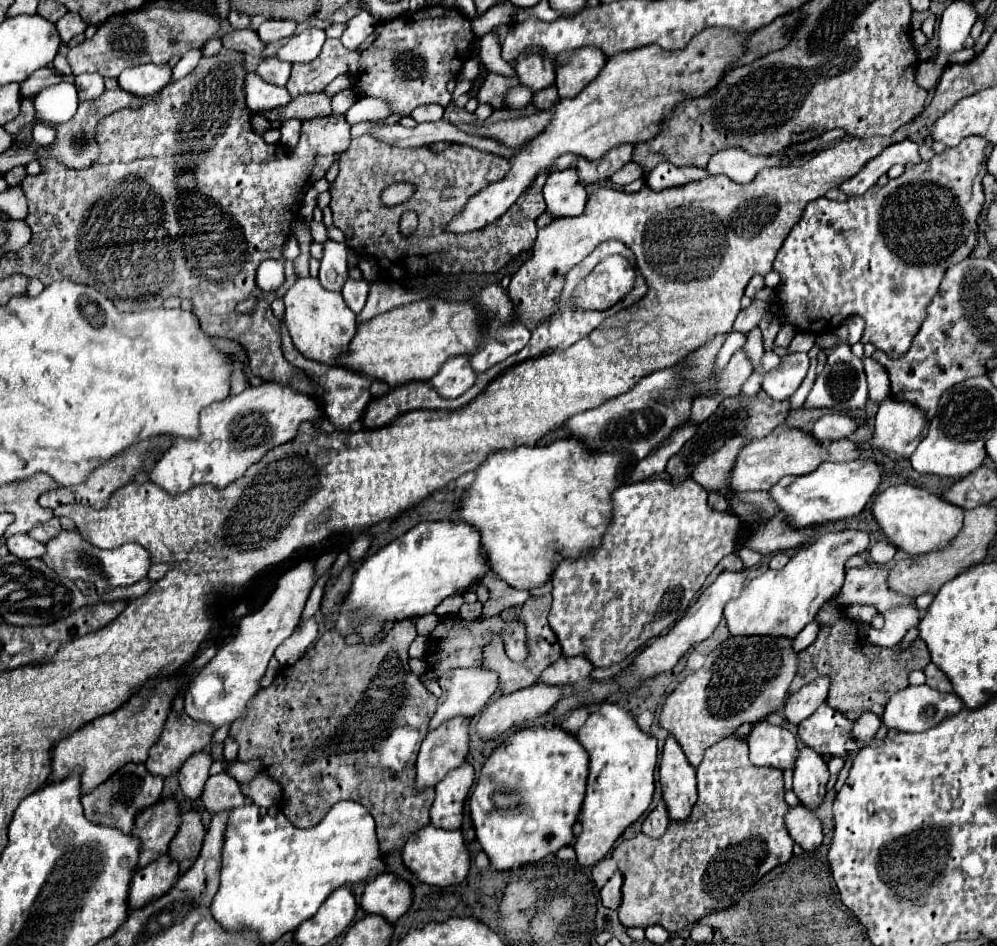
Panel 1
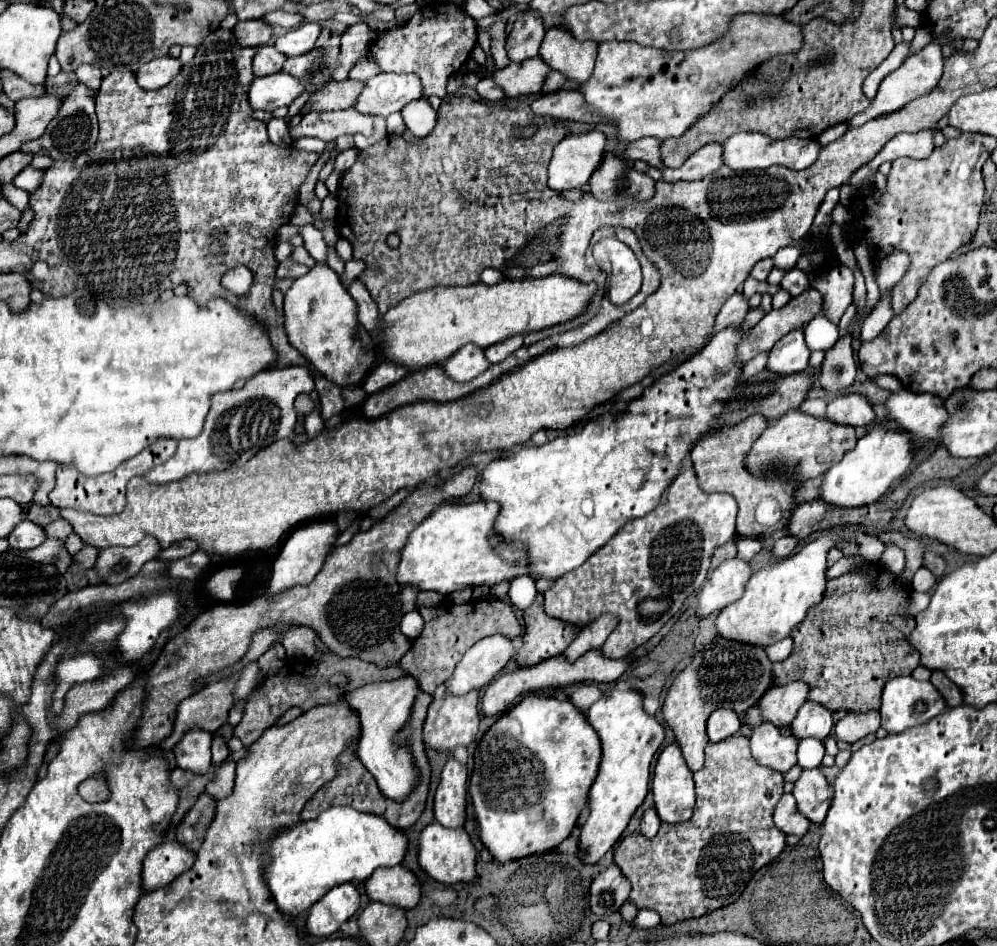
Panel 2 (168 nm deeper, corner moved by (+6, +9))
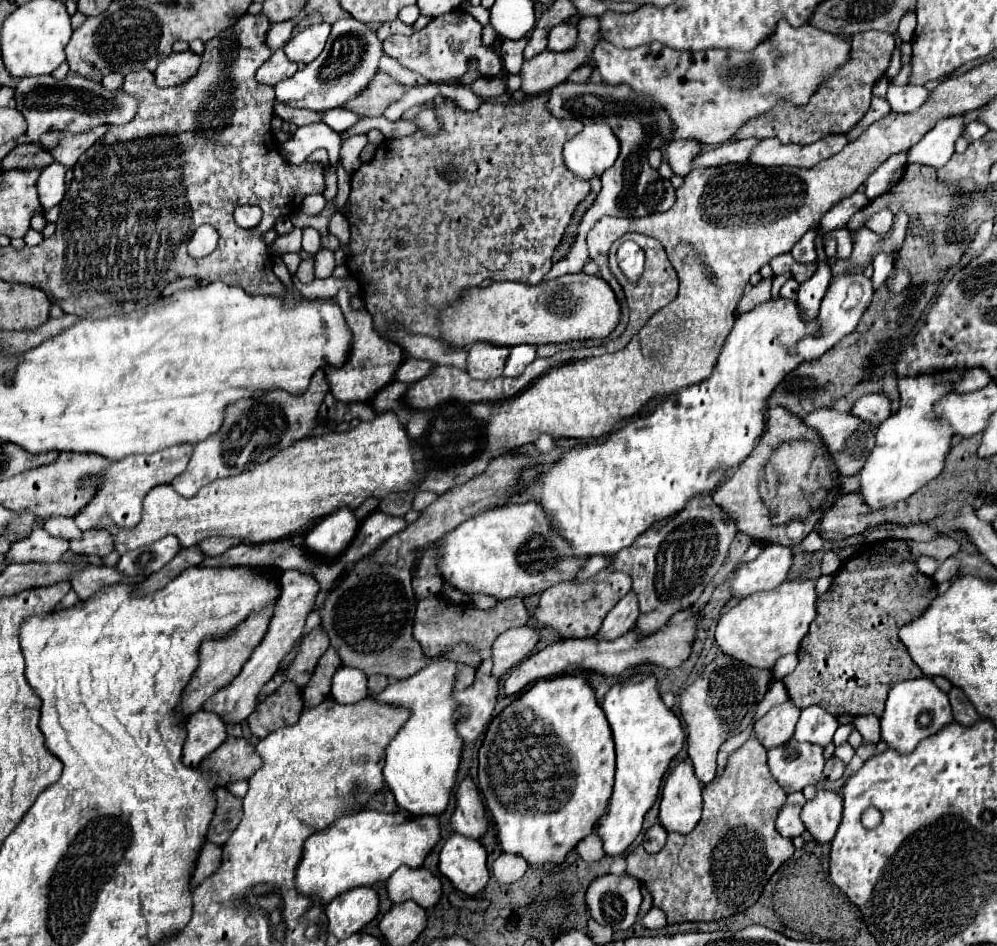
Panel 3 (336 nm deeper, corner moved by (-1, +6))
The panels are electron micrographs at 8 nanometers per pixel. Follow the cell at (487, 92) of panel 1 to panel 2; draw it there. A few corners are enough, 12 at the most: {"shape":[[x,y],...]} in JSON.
{"shape":[[540,59],[494,73],[506,97],[540,93],[552,69]]}

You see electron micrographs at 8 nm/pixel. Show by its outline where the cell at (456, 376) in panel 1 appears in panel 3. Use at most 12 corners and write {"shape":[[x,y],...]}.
{"shape":[[471,344],[467,374],[493,380],[503,374],[509,348]]}

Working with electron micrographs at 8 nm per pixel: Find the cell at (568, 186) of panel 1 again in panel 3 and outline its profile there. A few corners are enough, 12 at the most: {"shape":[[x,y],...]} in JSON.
{"shape":[[587,124],[563,146],[563,162],[591,180],[619,156],[607,124]]}

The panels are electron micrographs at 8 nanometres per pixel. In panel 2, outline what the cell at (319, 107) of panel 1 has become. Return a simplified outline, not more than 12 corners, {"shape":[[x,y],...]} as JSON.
{"shape":[[332,81],[304,107],[312,111],[350,109],[362,81]]}

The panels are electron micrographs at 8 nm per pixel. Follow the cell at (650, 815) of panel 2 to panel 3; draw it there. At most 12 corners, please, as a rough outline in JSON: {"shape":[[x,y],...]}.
{"shape":[[655,824],[645,832],[643,848],[659,852],[665,846],[667,830]]}

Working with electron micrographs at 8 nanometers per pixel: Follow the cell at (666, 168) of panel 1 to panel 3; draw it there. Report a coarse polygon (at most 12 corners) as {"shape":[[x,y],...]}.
{"shape":[[755,138],[725,142],[699,154],[691,168],[737,164],[749,158]]}

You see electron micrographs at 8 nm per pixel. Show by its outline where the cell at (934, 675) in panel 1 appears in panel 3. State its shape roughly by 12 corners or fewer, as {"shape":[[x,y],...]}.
{"shape":[[953,686],[949,696],[953,720],[971,726],[979,720],[973,704],[961,688]]}

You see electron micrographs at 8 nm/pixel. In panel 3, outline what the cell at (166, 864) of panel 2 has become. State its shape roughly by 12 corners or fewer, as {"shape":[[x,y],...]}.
{"shape":[[203,844],[191,884],[199,886],[215,872],[221,848]]}

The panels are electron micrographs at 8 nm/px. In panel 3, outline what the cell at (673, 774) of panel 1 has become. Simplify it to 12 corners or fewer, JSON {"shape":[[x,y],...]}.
{"shape":[[675,762],[661,792],[661,826],[691,832],[703,784]]}

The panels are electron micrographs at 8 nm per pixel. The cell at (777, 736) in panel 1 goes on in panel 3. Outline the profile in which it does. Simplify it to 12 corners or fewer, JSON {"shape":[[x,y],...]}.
{"shape":[[789,740],[767,750],[785,792],[817,784],[823,748]]}

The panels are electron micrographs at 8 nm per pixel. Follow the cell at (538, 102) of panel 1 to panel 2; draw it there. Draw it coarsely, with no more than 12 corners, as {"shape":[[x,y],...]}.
{"shape":[[556,73],[548,75],[542,93],[562,89],[566,77]]}

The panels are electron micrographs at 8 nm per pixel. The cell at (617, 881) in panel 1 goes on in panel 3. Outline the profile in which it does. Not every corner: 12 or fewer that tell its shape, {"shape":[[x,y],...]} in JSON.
{"shape":[[605,874],[587,888],[591,918],[633,926],[641,884]]}

